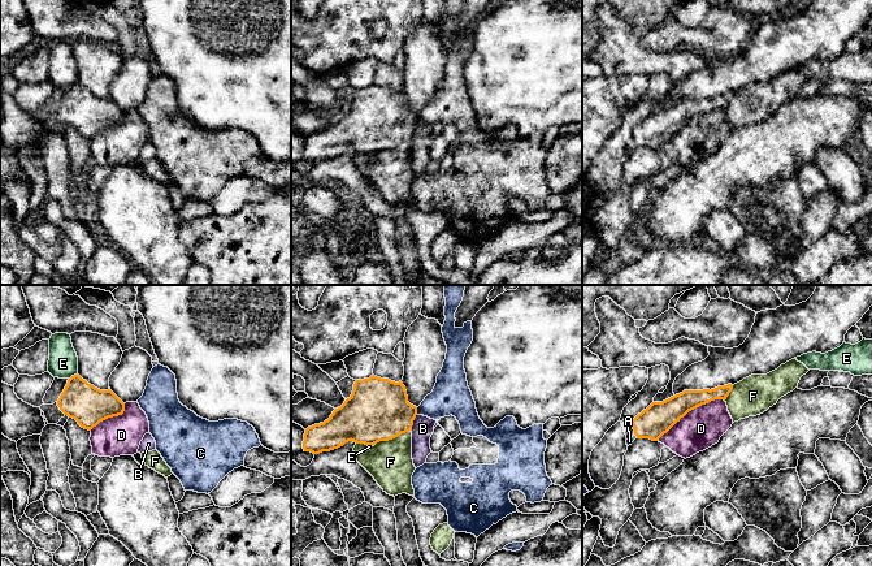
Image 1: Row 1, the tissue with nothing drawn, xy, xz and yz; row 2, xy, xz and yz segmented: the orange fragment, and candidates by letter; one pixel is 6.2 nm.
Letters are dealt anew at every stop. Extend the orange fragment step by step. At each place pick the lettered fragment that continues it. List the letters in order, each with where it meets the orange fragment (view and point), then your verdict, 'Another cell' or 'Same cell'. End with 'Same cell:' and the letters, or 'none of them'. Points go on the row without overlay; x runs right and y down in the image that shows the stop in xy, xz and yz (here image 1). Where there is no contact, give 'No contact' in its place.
A: Touches orange at yz (636, 143). Same cell
B: Touches orange at xz (412, 132). Another cell
C: Touches orange at xz (416, 120). Another cell
D: Touches orange at yz (690, 119). Another cell
E: Touches orange at xy (72, 85). Another cell
F: Touches orange at xz (393, 146). Another cell
Same cell: A

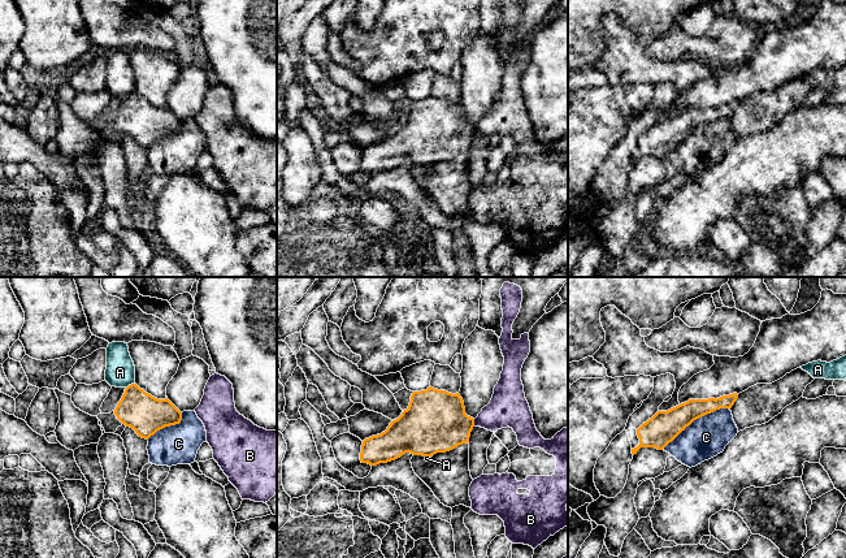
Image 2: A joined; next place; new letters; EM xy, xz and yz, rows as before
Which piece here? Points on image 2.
A: Touches orange at xy (129, 94). Another cell
B: Touches orange at xz (473, 132). Another cell
C: Touches orange at yz (695, 128). Another cell
Same cell: none of them

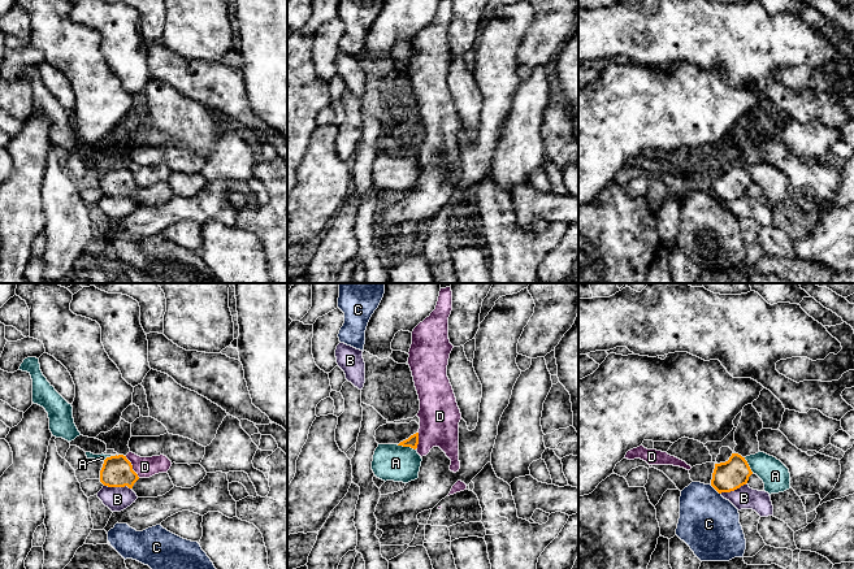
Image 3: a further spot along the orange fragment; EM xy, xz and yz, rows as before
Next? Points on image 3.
A: Touches orange at xz (406, 155). Another cell
B: Touches orange at xy (117, 195). Another cell
C: Touches orange at yz (715, 198). Another cell
D: Touches orange at xy (131, 176). Another cell
Same cell: none of them

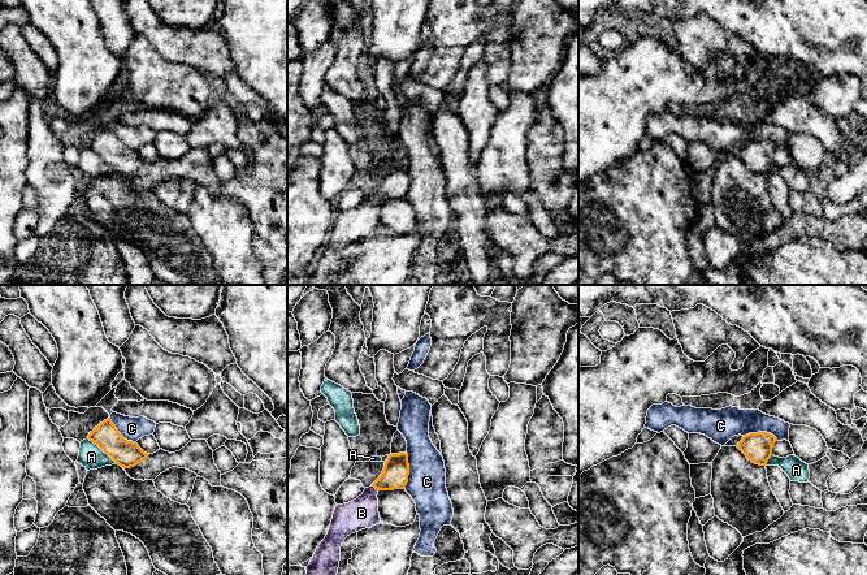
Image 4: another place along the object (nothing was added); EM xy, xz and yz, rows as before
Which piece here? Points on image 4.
A: Touches orange at xy (102, 158). Another cell
B: Touches orange at xz (376, 197). Same cell
C: Touches orange at xz (408, 178). Another cell
Same cell: B

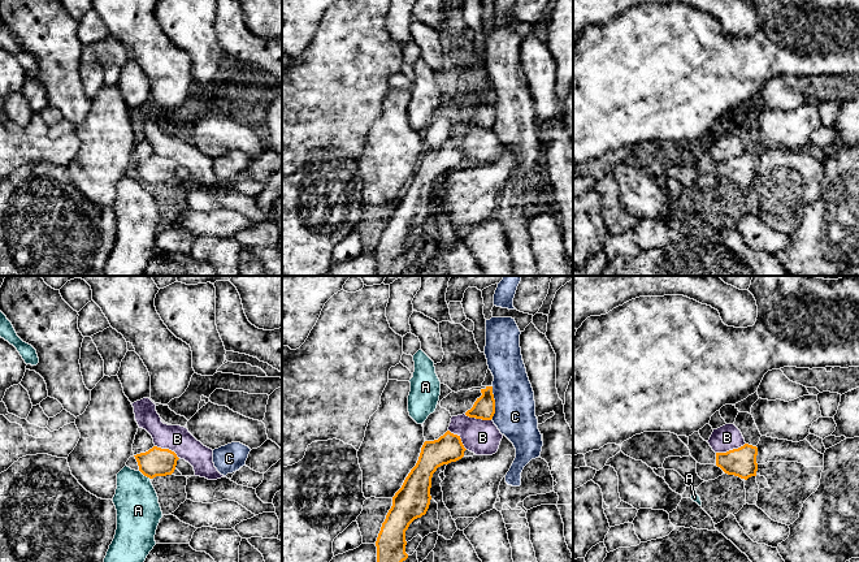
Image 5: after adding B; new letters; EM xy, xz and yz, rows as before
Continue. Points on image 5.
A: Touches orange at xy (144, 184). Another cell
B: Touches orange at yz (730, 159). Another cell
C: Touches orange at xz (494, 112). Another cell
Same cell: none of them

